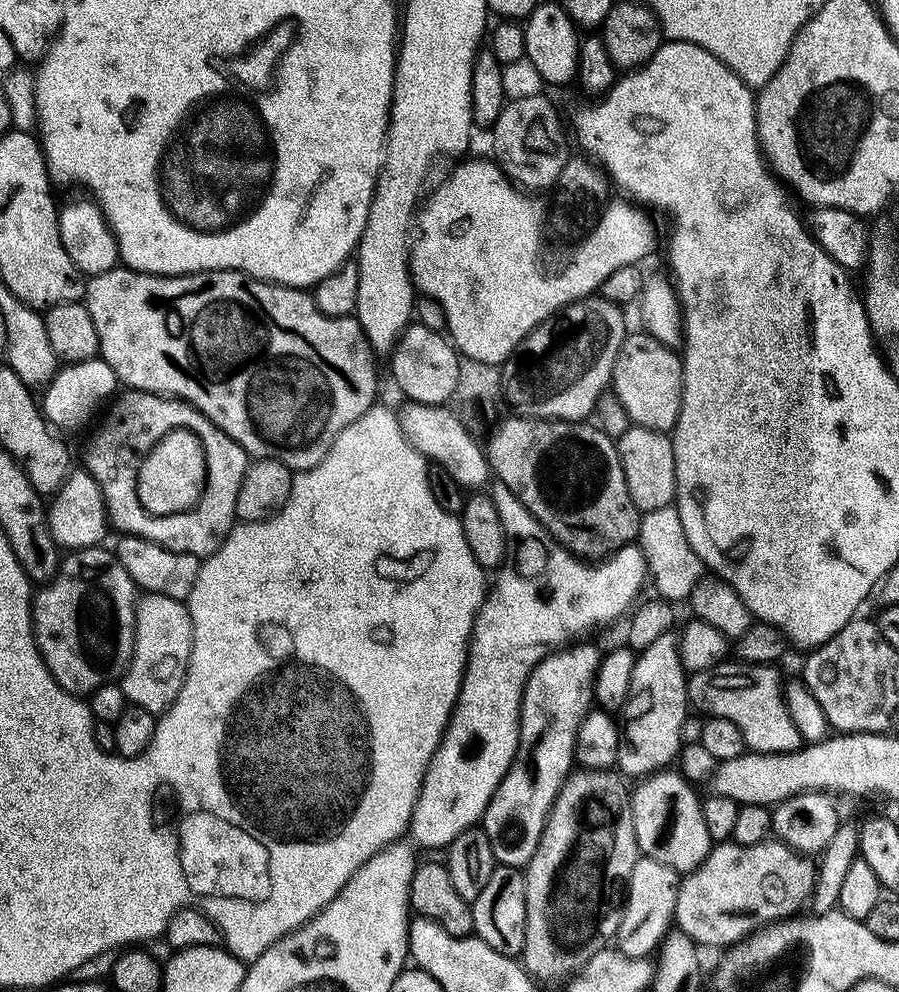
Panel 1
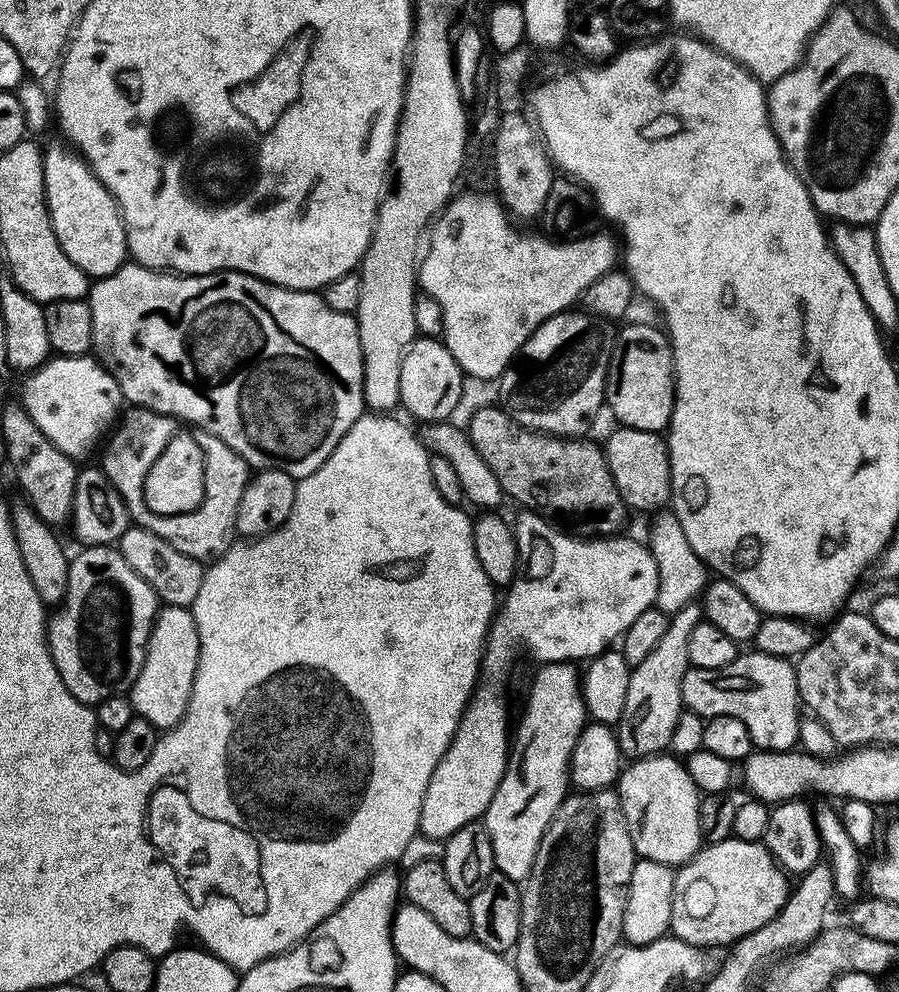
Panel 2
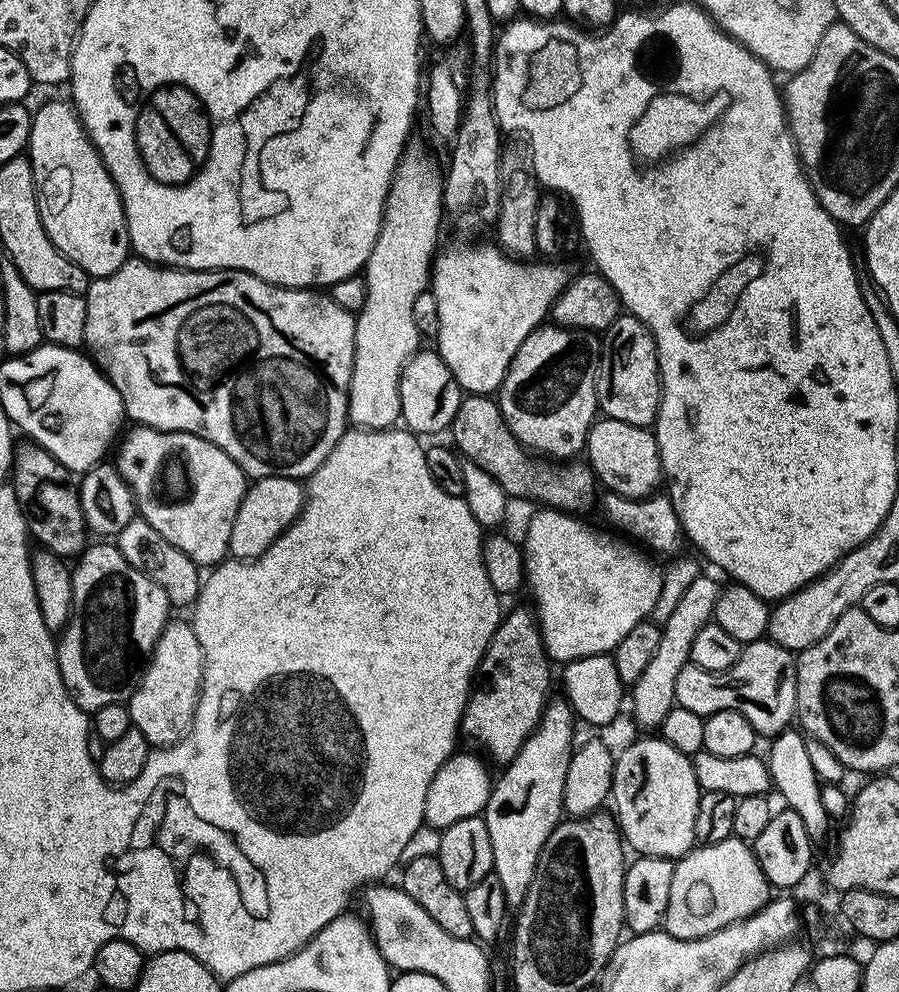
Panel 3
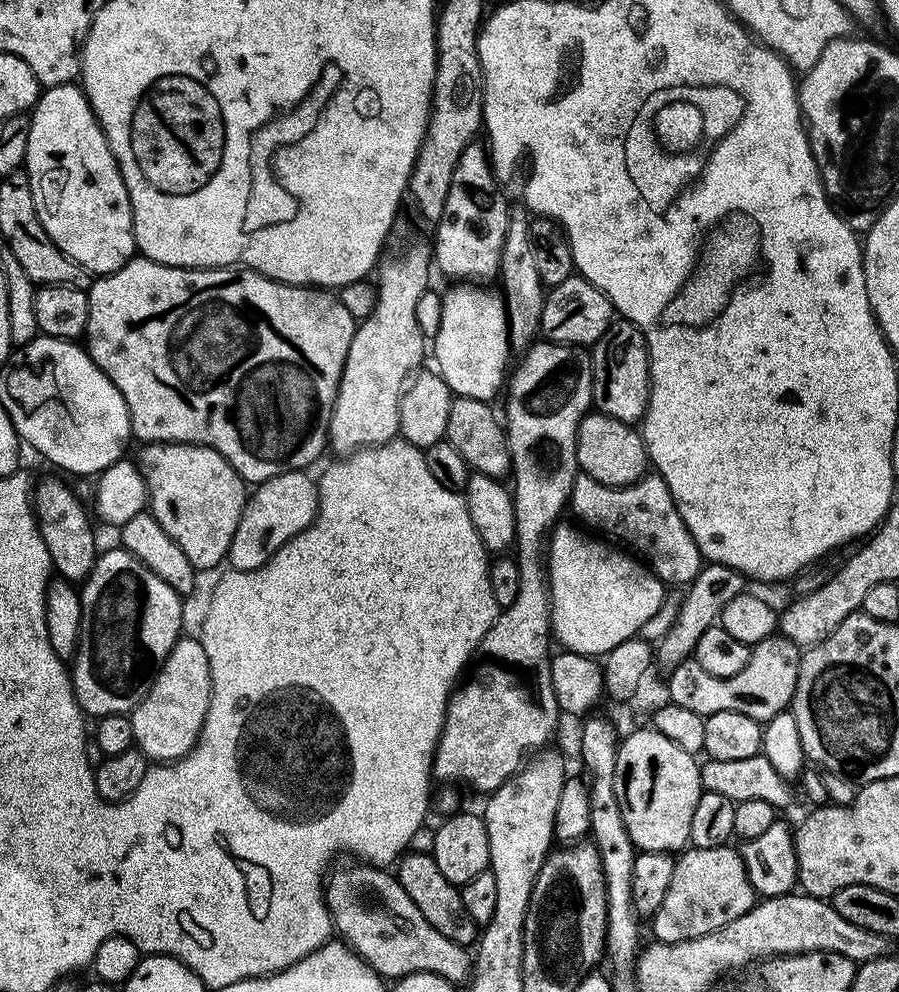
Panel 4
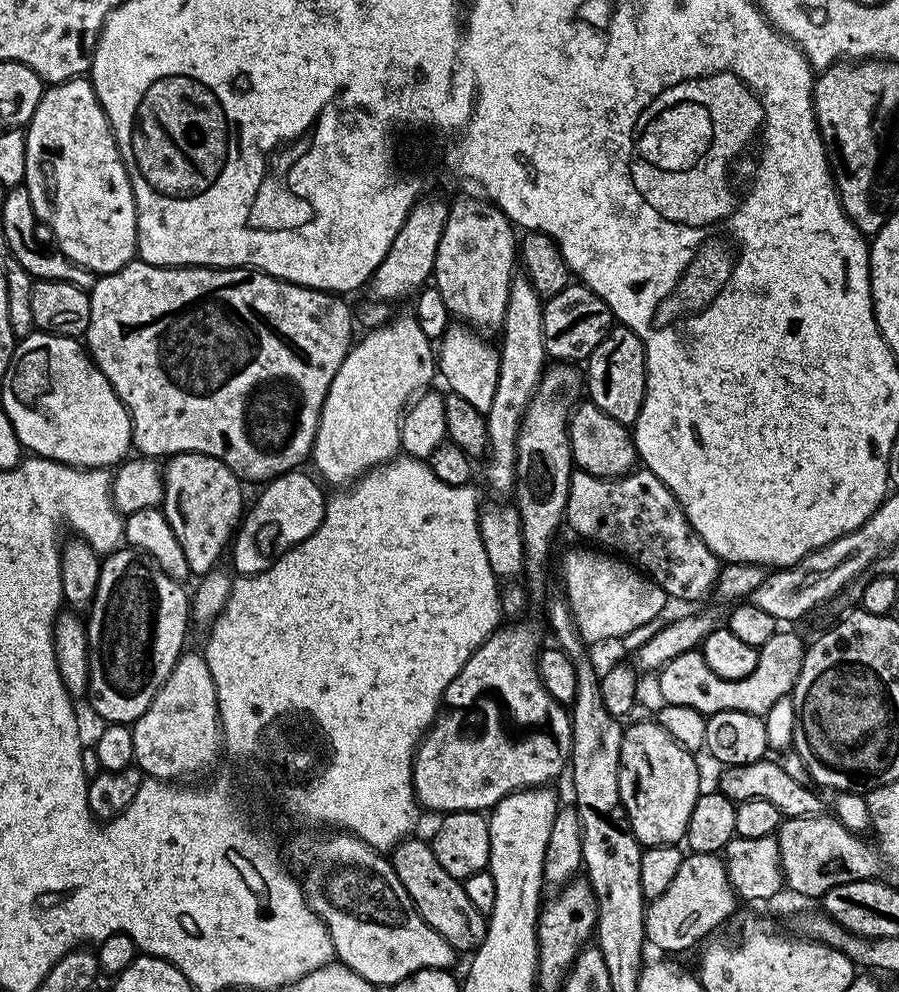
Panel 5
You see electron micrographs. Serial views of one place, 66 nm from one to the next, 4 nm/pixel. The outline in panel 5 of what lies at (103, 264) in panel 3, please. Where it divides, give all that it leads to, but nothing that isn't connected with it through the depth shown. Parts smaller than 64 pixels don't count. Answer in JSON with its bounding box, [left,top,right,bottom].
[23,78,137,274]

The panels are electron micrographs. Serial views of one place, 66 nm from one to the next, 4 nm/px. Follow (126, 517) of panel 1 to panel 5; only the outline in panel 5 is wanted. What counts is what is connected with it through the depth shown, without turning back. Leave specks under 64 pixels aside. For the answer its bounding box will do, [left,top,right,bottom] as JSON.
[162,452,246,578]

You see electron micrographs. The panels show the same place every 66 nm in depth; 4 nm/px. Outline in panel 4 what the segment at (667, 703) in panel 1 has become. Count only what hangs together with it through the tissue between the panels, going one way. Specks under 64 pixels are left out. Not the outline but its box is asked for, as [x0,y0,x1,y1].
[658,562,745,669]

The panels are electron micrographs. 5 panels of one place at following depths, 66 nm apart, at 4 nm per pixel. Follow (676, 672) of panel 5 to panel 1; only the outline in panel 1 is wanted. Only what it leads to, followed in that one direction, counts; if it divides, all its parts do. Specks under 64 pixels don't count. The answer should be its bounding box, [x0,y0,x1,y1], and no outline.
[688,662,802,752]

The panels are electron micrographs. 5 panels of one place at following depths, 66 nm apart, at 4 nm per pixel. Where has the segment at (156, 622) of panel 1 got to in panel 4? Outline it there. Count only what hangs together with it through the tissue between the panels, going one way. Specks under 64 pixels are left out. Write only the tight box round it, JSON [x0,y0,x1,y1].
[130,638,211,762]

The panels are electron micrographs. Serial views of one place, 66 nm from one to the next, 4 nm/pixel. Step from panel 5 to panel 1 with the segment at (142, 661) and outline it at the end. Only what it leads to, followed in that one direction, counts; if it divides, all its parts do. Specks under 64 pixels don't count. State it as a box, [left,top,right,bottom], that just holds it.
[32,546,138,698]

